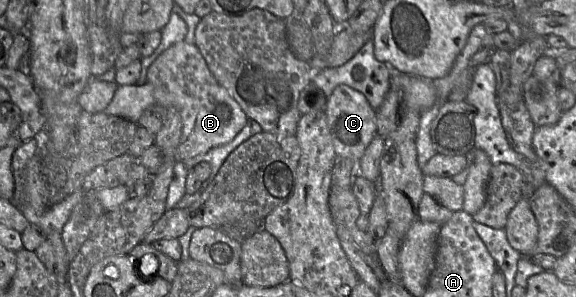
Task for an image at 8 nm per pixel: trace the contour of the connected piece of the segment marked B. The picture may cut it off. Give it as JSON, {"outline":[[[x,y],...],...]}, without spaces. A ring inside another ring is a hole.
{"outline":[[[175,43],[149,66],[147,82],[153,86],[155,103],[179,110],[182,134],[176,162],[194,157],[231,141],[247,124],[248,117],[238,102],[220,85],[195,44]]]}

